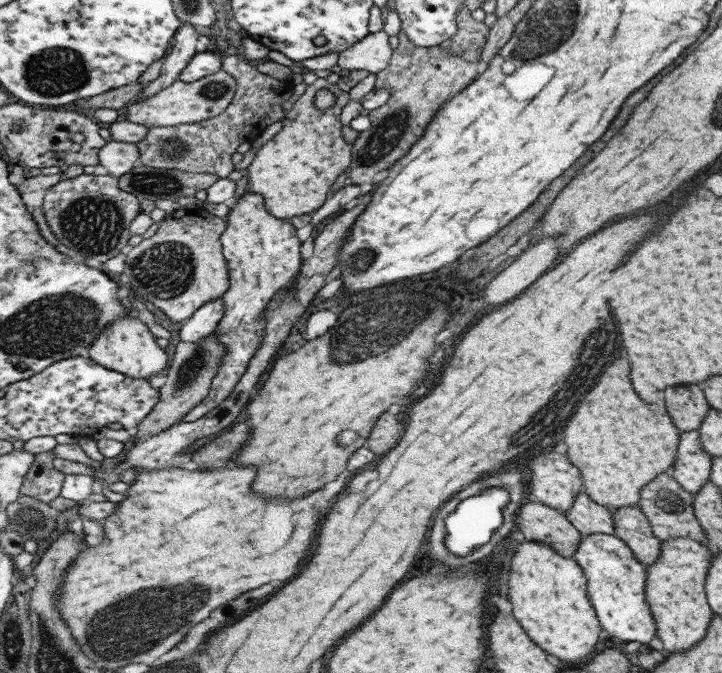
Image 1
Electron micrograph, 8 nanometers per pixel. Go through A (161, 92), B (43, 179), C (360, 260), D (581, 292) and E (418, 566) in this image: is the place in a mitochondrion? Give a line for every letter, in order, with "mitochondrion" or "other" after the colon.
A: other
B: other
C: mitochondrion
D: other
E: other

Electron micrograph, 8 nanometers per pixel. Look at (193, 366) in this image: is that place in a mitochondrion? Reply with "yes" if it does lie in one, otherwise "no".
yes

